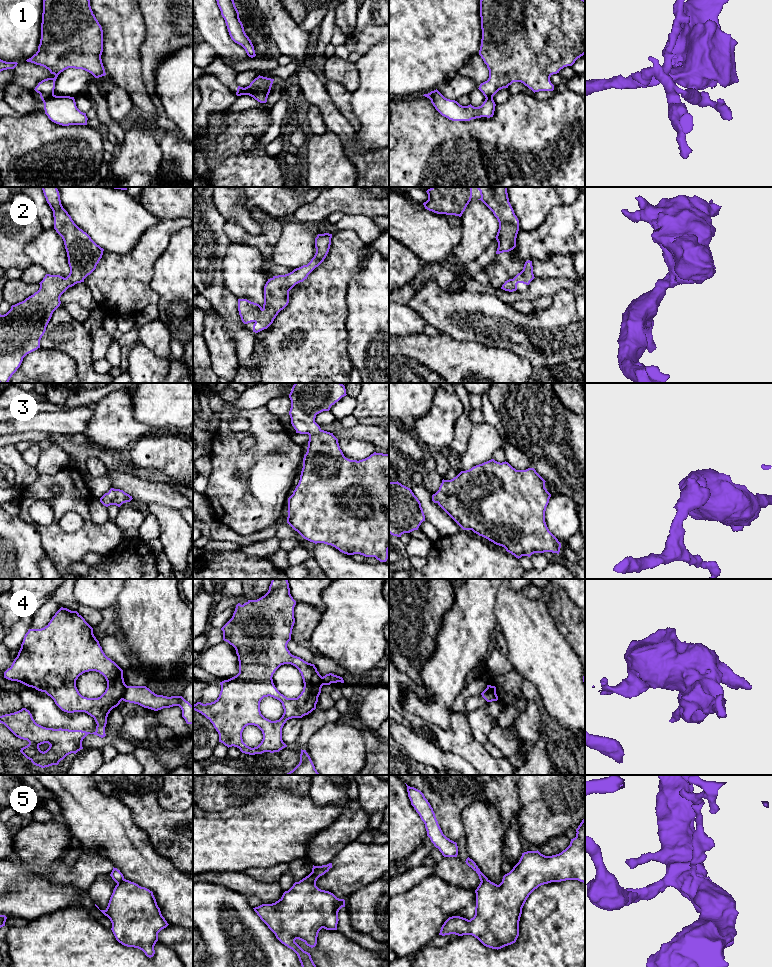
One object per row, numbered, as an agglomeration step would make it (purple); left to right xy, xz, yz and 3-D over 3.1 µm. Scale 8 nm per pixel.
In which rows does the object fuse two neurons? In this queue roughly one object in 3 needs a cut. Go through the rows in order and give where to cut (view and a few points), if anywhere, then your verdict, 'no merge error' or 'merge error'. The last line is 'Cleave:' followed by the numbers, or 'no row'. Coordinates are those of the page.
1: cut in xy along (53, 94), (43, 101); merge error
2: no cut; no merge error
3: no cut; no merge error
4: cut in xy along (126, 685), (122, 699); merge error
5: cut in xy along (124, 879), (117, 883); merge error
Cleave: 1, 4, 5

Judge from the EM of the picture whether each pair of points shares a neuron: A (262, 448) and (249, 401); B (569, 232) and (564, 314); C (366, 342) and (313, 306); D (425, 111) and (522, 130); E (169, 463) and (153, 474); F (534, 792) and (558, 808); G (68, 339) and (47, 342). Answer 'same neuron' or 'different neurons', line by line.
A: different neurons
B: different neurons
C: different neurons
D: same neuron
E: different neurons
F: same neuron
G: same neuron

